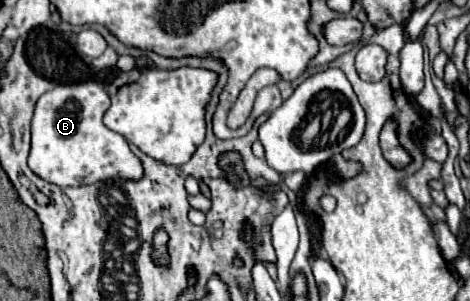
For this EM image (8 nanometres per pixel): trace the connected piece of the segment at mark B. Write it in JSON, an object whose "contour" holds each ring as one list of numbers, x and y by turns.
{"contour":[[86,81,78,85,58,85,52,91,46,91,34,109,32,117,32,147,28,155,28,167,44,181,60,185,60,187,80,187,80,185,92,185,106,179,120,179,120,181,138,181,144,175,142,161,130,151,128,141,112,133,104,123,102,117,110,107,110,97,104,91,104,85,100,81]]}

